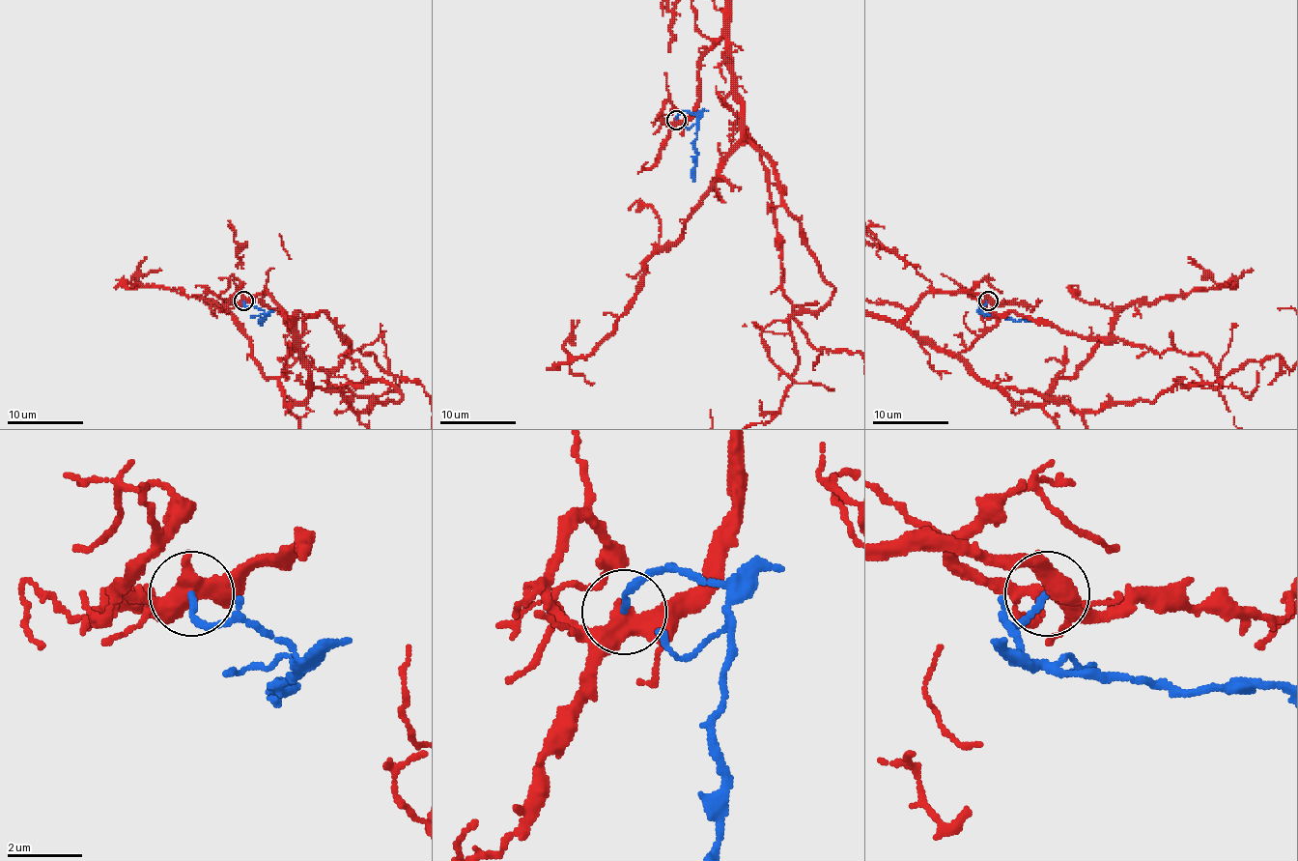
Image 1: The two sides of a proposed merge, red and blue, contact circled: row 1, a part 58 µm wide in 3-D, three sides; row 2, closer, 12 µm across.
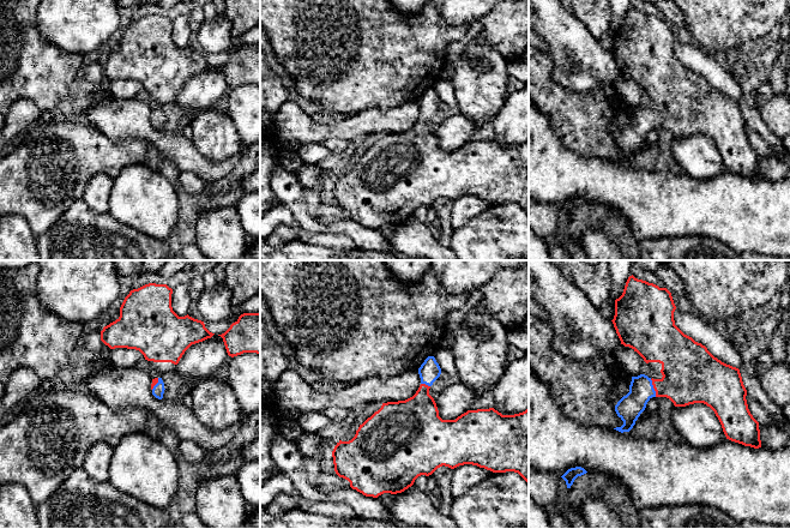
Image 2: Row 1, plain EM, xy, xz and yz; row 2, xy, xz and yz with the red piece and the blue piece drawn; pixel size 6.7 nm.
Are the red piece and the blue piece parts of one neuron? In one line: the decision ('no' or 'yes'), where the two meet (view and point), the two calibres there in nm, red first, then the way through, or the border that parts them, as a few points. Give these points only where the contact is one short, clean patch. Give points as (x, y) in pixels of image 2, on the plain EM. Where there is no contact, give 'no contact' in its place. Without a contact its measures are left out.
yes; meets red in yz at (653, 119); 360 nm thick on the red side, 170 nm on the other; runs through yz (688, 106), (679, 115), (653, 119), (629, 138)

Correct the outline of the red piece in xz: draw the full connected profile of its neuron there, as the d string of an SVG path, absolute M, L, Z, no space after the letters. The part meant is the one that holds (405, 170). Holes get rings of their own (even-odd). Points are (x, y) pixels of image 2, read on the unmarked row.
M428 88L418 100L421 116L416 125L398 133L382 134L349 173L339 172L332 182L334 203L350 214L350 218L366 228L397 226L411 218L421 208L432 206L445 197L454 200L472 196L493 204L518 204L529 216L529 140L502 146L494 139L468 142L456 151L442 151L429 126L441 100Z

